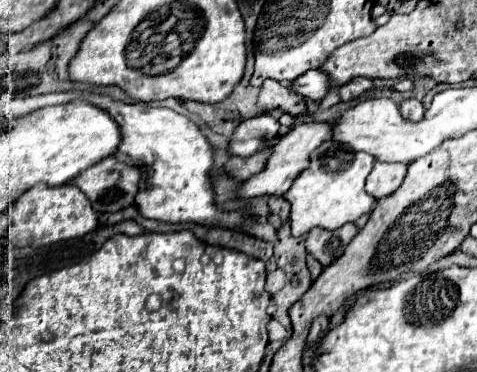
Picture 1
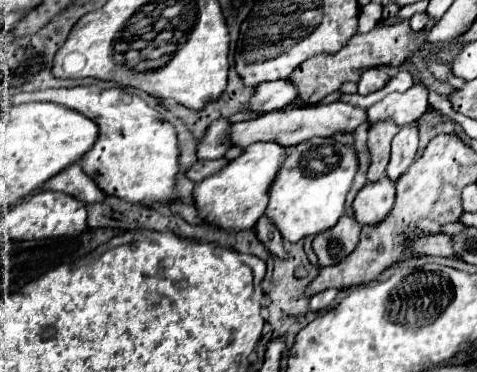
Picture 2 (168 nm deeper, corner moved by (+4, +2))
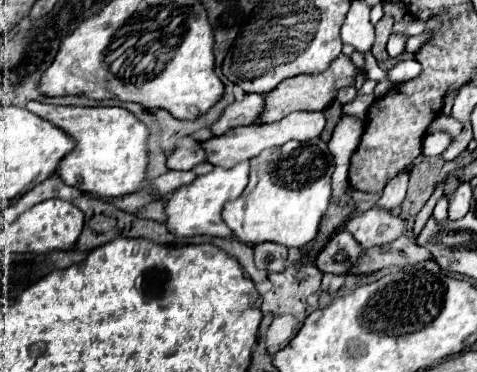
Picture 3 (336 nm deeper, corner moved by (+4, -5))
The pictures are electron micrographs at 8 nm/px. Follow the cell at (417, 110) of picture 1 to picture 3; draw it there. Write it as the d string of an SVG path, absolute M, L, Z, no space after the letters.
M400 172L400 176L396 176L390 184L386 184L380 200L378 200L378 208L382 210L396 210L406 196L406 186L408 186L408 172Z

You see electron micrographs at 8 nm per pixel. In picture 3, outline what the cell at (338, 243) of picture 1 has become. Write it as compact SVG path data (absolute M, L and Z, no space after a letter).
M340 230L318 254L316 266L322 272L348 274L350 268L356 264L360 252L362 248L356 246L356 240L352 240L352 236L348 236L346 230Z

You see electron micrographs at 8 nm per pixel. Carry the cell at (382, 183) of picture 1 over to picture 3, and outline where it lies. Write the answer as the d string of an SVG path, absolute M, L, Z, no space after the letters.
M372 208L364 212L362 216L356 216L346 224L346 230L354 236L354 240L366 250L372 246L382 246L398 236L404 236L406 222L402 222L392 212L384 212L378 208Z

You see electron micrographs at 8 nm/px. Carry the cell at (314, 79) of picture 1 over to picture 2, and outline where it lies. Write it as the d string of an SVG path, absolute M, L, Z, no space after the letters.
M266 81L256 87L250 101L250 111L274 111L290 105L298 97L298 87L292 81Z

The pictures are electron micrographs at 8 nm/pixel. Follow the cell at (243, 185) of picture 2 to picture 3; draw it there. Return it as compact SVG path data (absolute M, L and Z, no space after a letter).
M248 162L238 164L232 170L226 168L214 168L206 176L196 178L192 184L186 184L184 188L176 188L164 202L164 214L166 214L166 228L174 236L196 236L196 234L208 234L218 238L232 238L232 232L222 222L222 208L228 200L242 194L248 182Z

